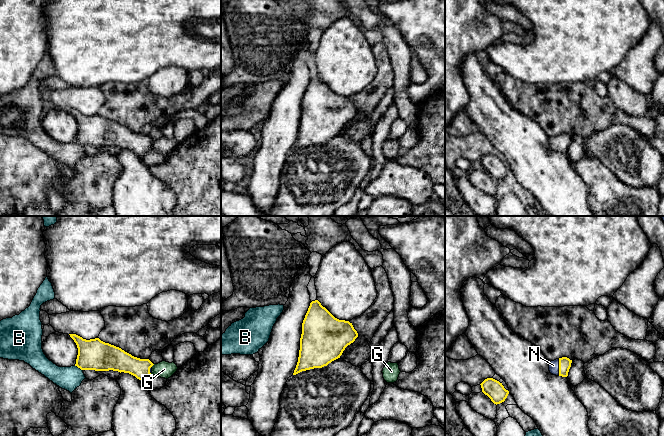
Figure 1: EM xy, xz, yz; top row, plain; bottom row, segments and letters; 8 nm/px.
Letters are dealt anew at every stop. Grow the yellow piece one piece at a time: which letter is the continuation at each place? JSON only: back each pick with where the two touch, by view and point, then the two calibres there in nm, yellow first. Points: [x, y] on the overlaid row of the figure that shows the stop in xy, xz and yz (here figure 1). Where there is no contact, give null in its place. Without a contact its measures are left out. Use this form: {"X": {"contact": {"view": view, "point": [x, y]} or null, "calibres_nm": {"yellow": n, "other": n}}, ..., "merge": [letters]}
{"merge": []}

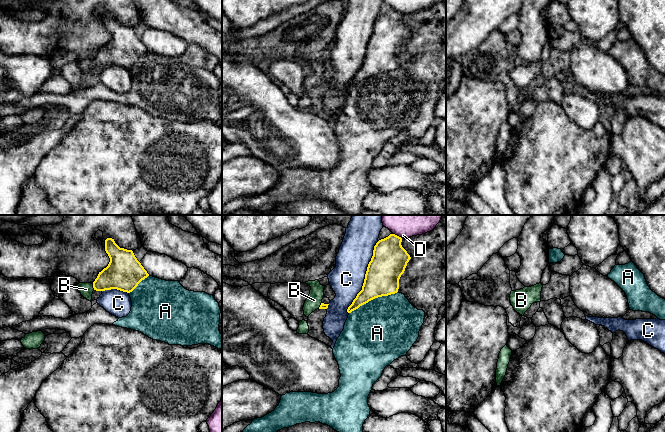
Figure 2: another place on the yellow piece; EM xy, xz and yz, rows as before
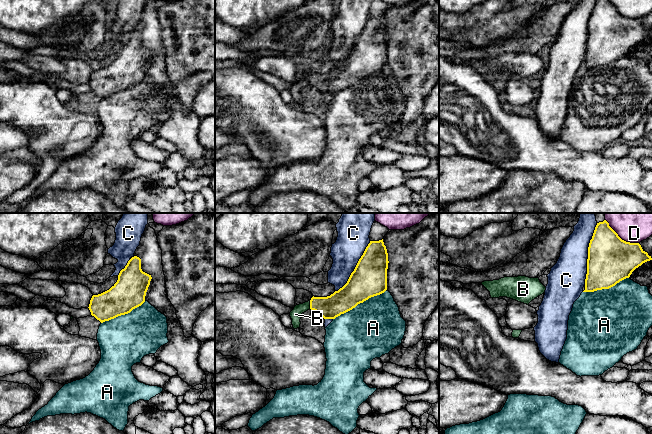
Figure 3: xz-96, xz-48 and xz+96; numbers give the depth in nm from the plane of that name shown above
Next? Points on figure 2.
{"B": {"contact": {"view": "xy", "point": [93, 287]}, "calibres_nm": {"yellow": 260, "other": 110}}, "merge": ["B"]}

